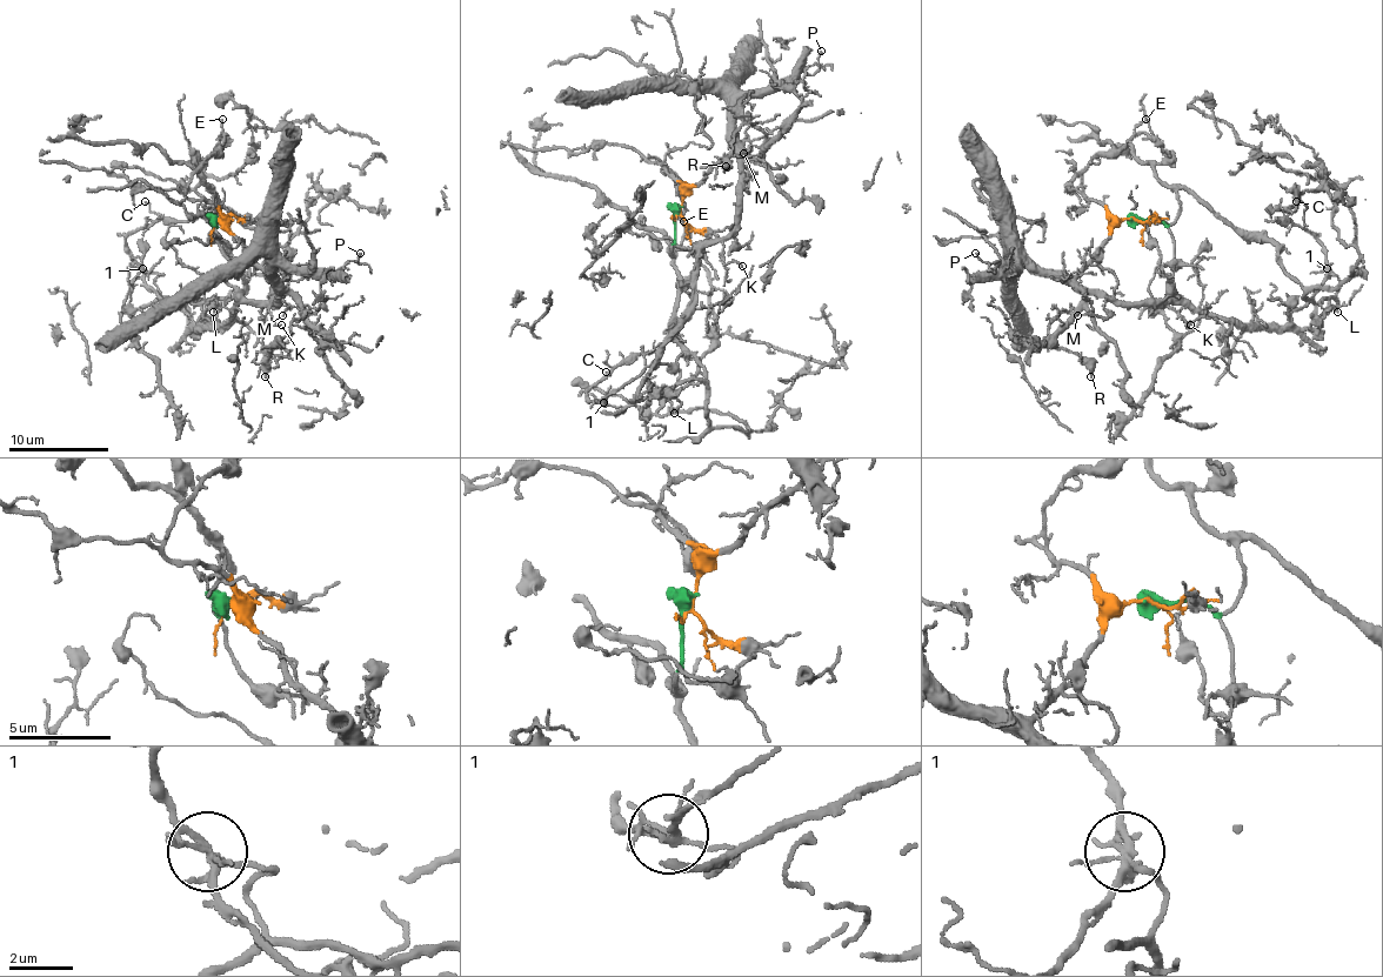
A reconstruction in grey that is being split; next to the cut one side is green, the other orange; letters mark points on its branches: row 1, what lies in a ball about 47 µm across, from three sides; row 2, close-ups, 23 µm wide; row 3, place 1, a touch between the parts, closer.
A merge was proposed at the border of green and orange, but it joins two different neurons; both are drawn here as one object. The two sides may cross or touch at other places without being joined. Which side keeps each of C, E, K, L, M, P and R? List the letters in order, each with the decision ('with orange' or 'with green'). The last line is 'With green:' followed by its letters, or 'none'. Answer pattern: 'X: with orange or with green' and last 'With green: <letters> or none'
C: with orange
E: with orange
K: with orange
L: with green
M: with orange
P: with orange
R: with orange
With green: L

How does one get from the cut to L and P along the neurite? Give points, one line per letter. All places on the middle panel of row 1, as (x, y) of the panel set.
L: (680, 211), (673, 246), (680, 276), (675, 336), (705, 379), (677, 381), (662, 392), (680, 403), (675, 414)
P: (680, 211), (682, 195), (733, 151), (733, 106), (813, 73), (820, 51)

